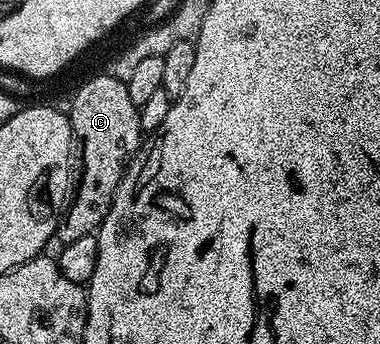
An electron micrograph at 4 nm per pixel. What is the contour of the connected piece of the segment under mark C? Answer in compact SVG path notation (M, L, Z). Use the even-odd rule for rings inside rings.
M101 71L98 77L83 82L78 87L77 94L72 94L71 109L67 116L73 128L73 136L79 142L79 180L76 182L75 192L66 208L64 218L57 226L55 237L61 245L75 243L75 239L83 239L83 235L94 235L100 229L103 219L107 219L111 211L115 191L119 191L119 183L125 177L129 162L138 156L137 148L141 145L141 137L143 138L139 107L131 103L131 95L125 82L110 77L105 71Z

